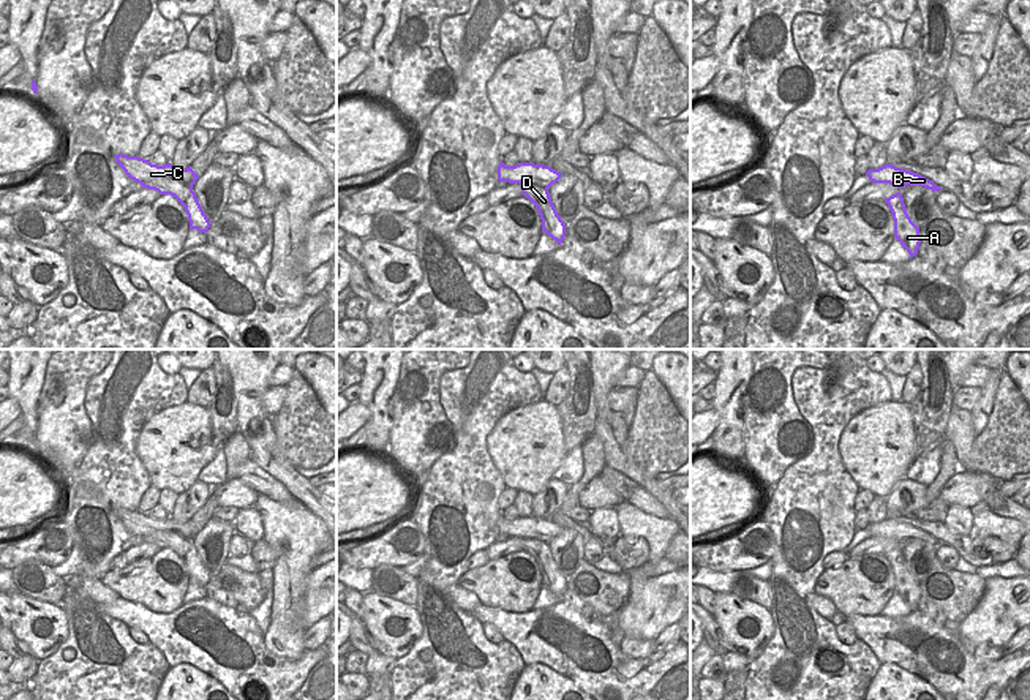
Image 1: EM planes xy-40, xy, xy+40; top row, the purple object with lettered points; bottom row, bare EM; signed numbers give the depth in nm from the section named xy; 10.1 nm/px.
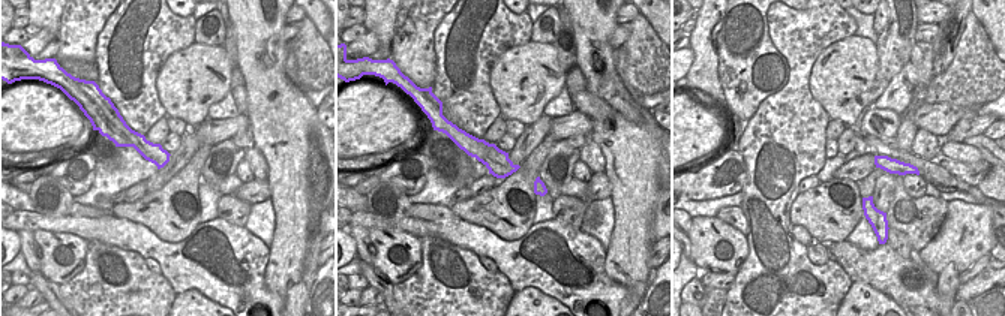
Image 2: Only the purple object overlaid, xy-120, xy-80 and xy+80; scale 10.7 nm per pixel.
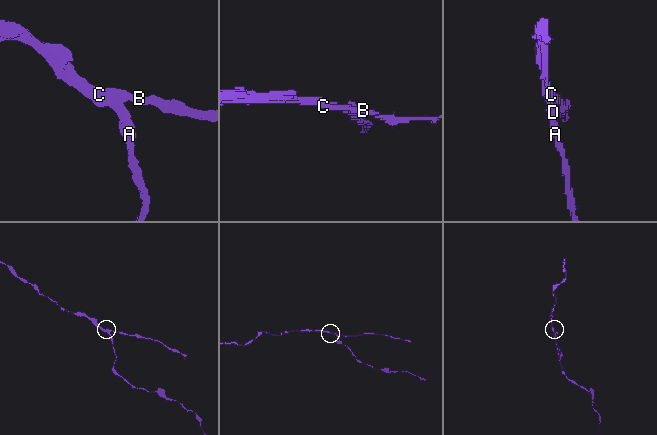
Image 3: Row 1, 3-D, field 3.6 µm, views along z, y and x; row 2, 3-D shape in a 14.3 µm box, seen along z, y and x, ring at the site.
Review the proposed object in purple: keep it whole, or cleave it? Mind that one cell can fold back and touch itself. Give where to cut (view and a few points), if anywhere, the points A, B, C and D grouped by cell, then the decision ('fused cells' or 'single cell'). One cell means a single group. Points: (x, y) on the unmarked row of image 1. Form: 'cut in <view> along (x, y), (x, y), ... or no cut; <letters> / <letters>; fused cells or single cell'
cut in xy along (547, 541), (534, 544), (536, 553), (533, 556); A D / B C; fused cells

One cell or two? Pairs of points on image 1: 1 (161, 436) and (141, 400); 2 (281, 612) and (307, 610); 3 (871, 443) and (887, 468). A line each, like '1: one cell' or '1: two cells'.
1: two cells
2: two cells
3: one cell

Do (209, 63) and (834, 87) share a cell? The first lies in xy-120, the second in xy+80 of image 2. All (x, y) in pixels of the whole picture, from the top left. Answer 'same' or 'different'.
same

